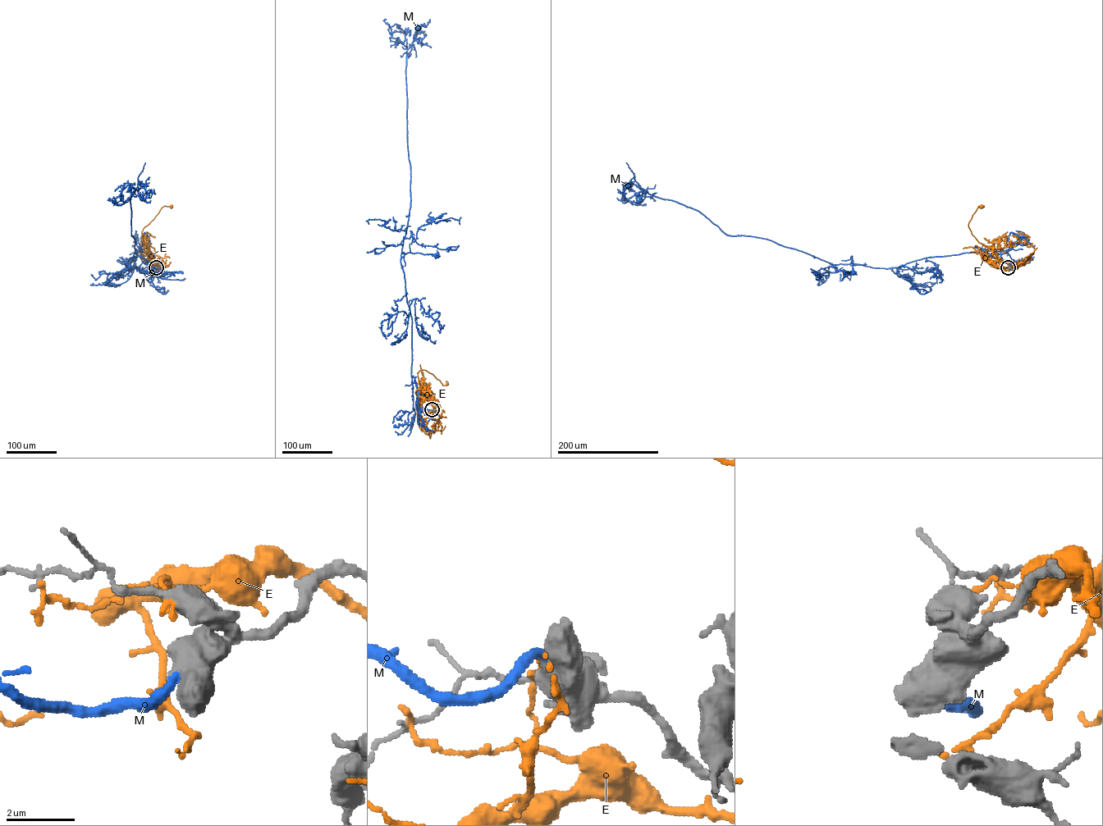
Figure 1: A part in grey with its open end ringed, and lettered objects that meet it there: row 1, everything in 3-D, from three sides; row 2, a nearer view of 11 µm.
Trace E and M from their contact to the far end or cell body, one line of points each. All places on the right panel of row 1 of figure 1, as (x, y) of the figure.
E: (1009, 266), (1013, 268), (993, 250), (980, 243), (968, 226), (978, 207), (982, 206)
M: (1008, 267), (1000, 254), (981, 248), (981, 252), (928, 257), (887, 268), (852, 263), (851, 256), (853, 272)

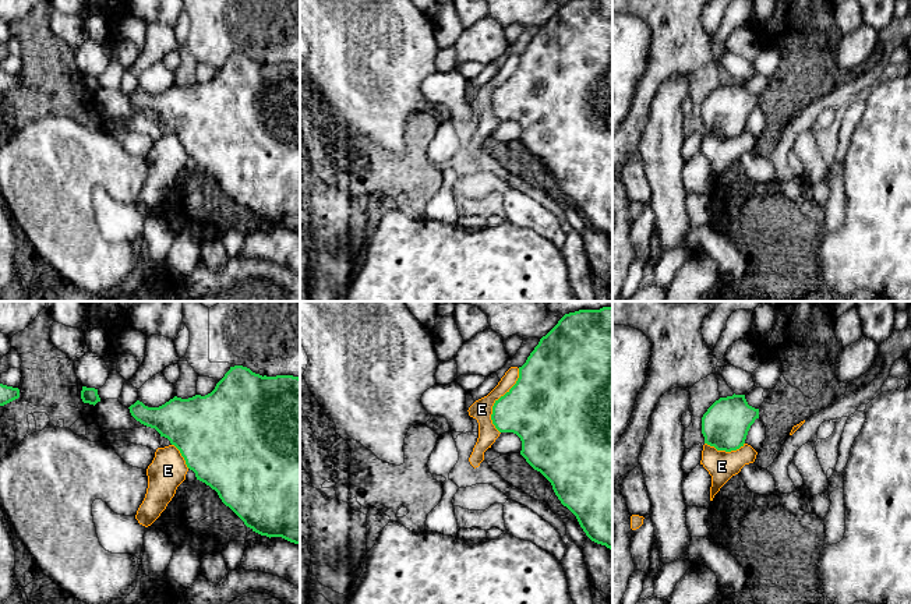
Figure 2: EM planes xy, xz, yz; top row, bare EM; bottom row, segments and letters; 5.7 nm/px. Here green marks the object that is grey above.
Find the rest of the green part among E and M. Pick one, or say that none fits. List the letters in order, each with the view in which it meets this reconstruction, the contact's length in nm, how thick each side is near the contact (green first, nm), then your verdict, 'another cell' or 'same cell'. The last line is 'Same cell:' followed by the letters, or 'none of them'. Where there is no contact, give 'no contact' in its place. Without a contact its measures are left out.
E: xz | 400 nm | 400/120 nm | another cell
M: no contact | same cell
Same cell: M

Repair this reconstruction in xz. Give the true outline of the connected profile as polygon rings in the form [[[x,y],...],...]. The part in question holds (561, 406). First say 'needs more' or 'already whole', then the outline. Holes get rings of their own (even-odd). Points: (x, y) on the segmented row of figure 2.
already whole; [[[612,307],[565,314],[519,367],[516,384],[492,406],[492,424],[522,441],[520,455],[552,485],[586,536],[612,551]]]

